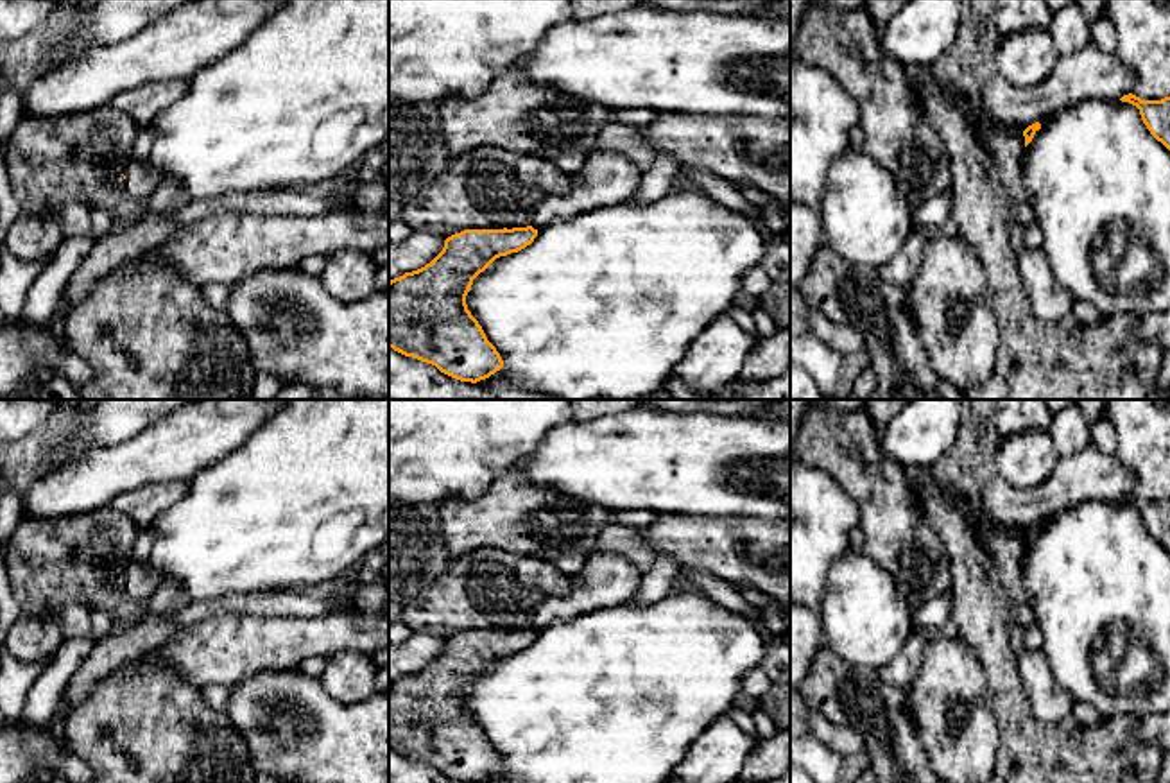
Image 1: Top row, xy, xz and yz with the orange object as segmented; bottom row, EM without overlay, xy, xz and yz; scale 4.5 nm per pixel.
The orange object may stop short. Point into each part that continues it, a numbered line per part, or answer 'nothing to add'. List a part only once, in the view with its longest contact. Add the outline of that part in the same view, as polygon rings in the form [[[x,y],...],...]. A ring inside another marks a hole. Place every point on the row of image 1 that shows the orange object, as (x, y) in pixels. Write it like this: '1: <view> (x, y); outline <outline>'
nothing to add

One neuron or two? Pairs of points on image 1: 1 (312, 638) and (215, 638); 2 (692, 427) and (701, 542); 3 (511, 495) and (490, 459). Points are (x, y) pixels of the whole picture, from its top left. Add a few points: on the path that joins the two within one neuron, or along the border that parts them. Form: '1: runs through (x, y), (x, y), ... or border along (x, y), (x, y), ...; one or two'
1: runs through (289, 638), (239, 638); one
2: border along (662, 513), (742, 518); two
3: border along (516, 464), (475, 499), (463, 499); two

